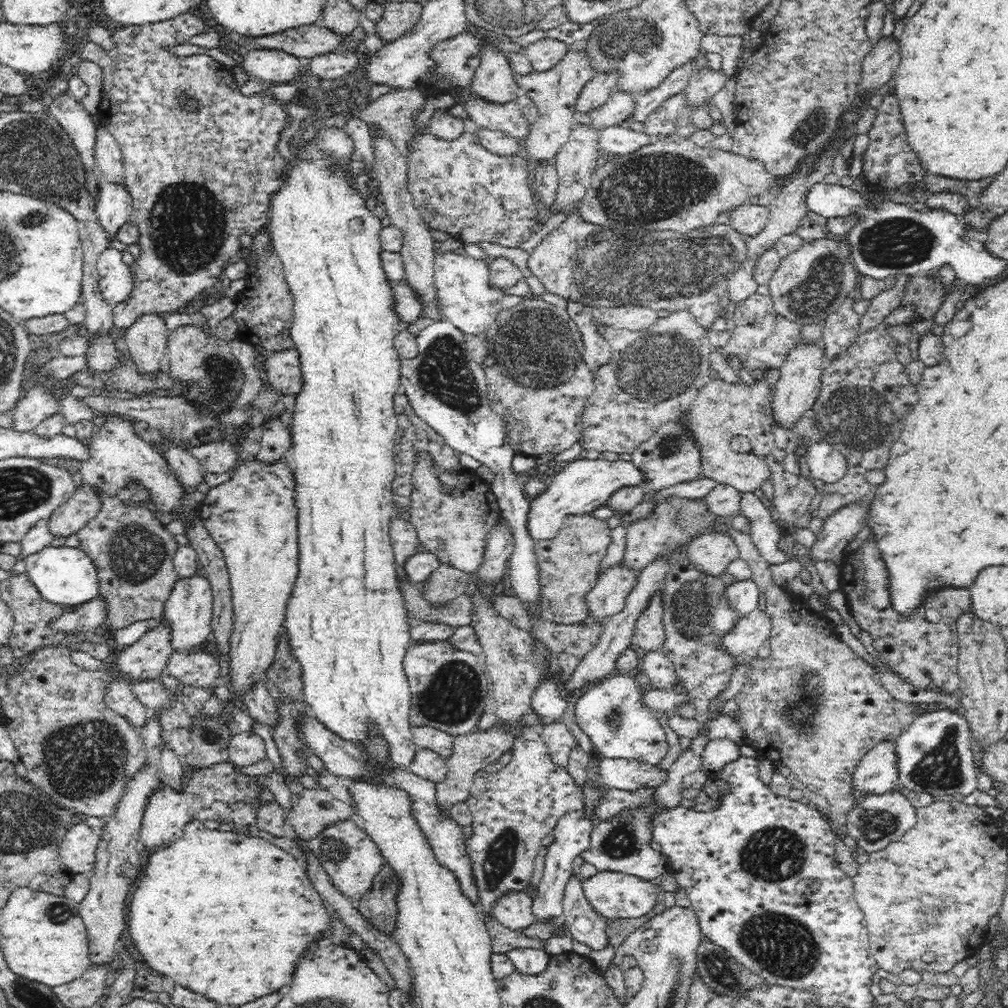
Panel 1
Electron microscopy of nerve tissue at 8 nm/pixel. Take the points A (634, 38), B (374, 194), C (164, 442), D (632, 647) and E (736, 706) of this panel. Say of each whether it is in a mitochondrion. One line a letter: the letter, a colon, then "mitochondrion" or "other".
A: mitochondrion
B: other
C: other
D: other
E: other

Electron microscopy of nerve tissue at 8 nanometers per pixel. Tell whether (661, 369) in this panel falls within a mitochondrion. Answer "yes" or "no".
yes

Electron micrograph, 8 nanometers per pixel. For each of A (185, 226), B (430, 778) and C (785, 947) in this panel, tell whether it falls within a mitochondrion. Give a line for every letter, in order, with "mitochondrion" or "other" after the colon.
A: mitochondrion
B: other
C: mitochondrion

